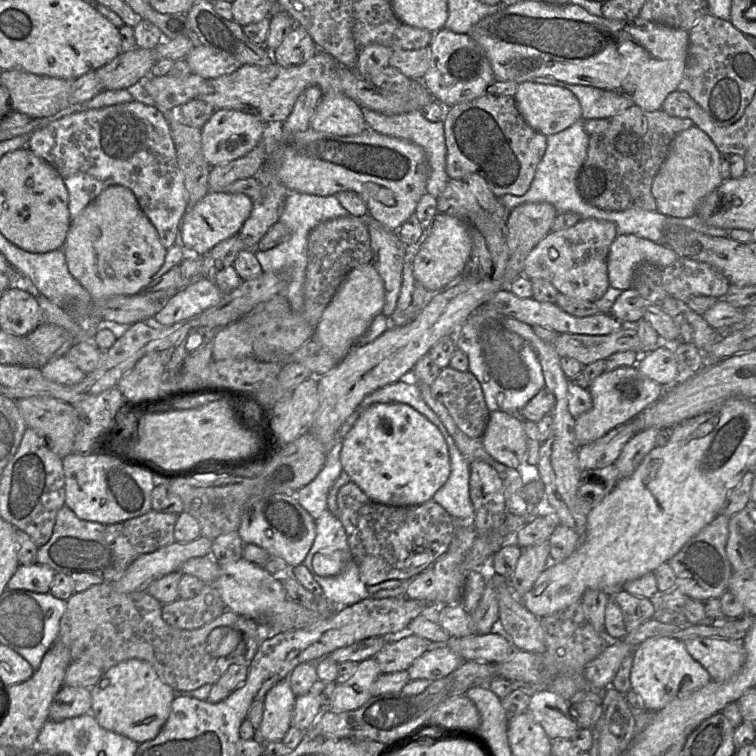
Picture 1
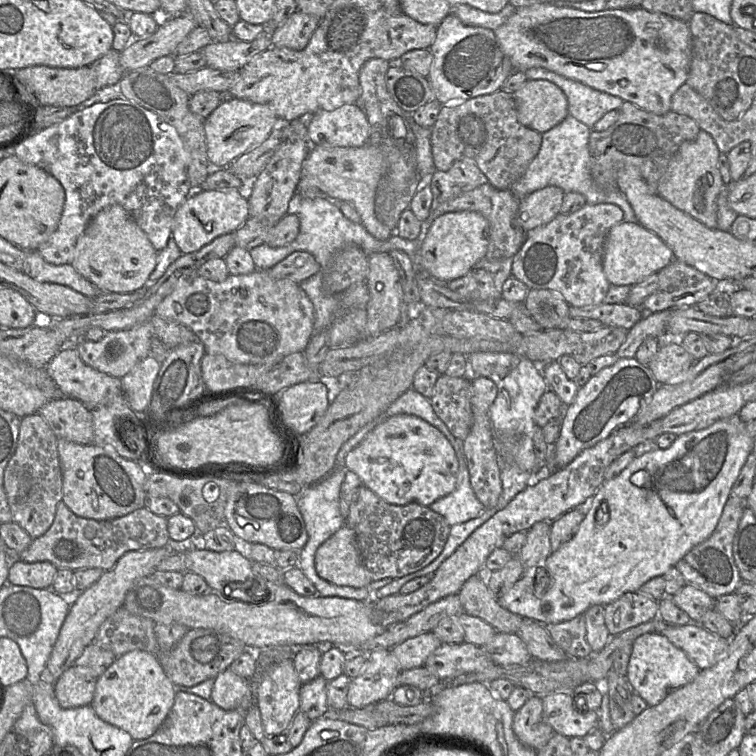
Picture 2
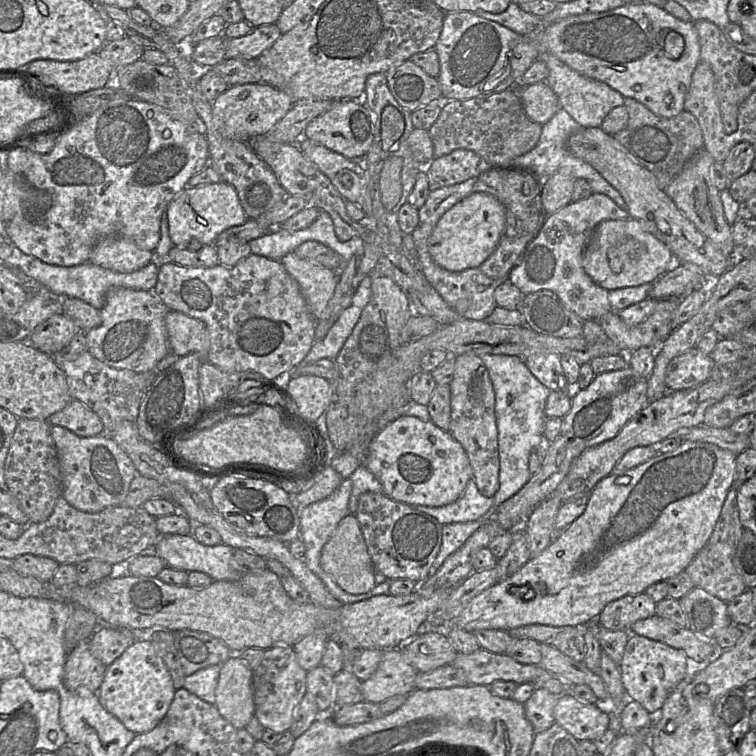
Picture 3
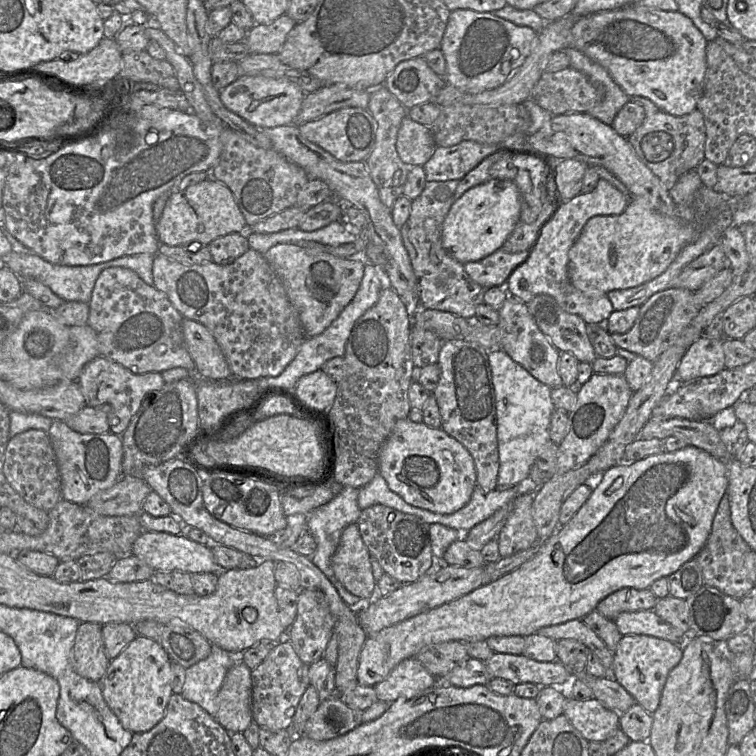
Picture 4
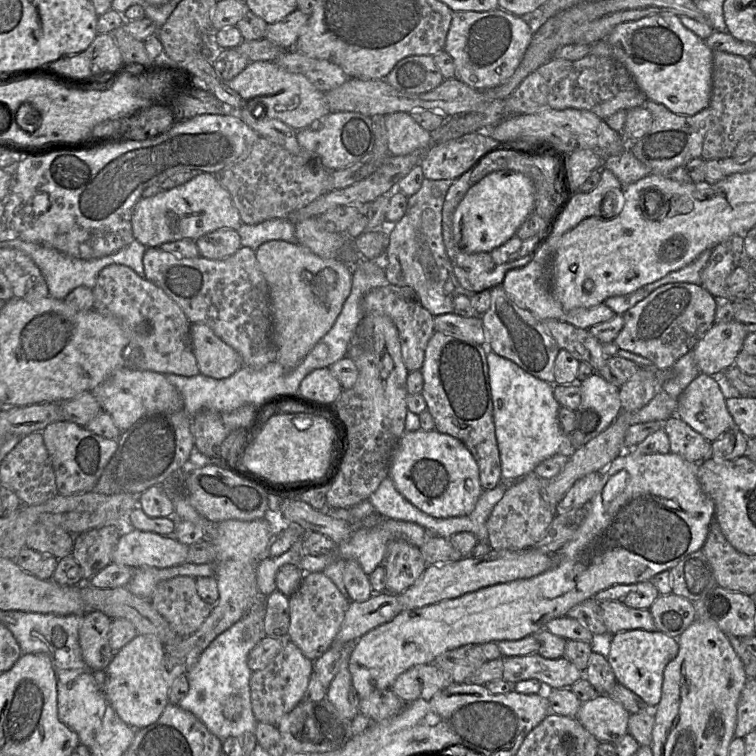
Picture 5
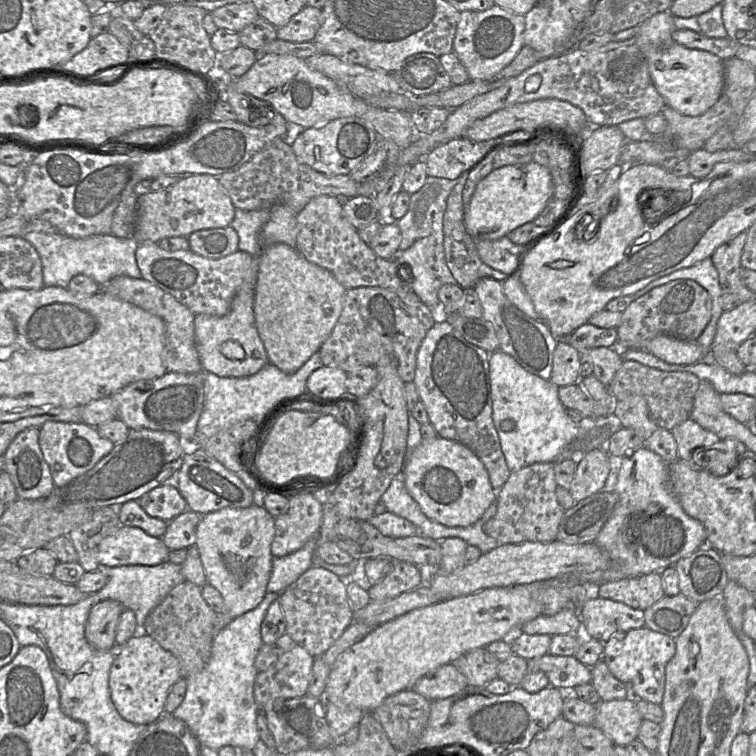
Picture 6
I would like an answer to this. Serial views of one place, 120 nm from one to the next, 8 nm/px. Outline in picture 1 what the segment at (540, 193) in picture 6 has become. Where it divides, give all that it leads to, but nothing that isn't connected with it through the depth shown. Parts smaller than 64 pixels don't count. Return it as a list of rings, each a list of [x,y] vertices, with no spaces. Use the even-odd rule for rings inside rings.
[[[437,213],[428,229],[428,237],[421,244],[413,260],[413,275],[417,283],[428,291],[439,291],[455,278],[462,277],[470,257],[472,242],[467,224],[454,216]]]

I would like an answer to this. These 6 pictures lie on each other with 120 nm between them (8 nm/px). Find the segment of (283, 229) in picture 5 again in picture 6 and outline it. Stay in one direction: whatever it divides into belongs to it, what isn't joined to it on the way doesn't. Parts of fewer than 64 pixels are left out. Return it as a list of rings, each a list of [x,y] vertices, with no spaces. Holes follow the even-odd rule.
[[[269,209],[245,211],[235,210],[234,218],[229,226],[238,234],[238,250],[259,257],[261,250],[261,230],[270,217]]]

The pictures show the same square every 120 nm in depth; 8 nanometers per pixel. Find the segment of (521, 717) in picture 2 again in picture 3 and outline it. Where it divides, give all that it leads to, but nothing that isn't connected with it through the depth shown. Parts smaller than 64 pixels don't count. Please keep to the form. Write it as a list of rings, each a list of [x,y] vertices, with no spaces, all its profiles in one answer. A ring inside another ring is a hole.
[[[537,688],[524,703],[525,715],[535,733],[543,732],[555,723],[554,706],[557,697],[545,688]]]

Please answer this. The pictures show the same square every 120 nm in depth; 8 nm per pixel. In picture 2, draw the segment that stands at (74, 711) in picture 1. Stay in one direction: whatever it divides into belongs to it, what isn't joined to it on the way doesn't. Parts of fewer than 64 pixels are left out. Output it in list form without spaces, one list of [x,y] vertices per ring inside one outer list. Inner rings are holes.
[[[72,665],[54,684],[54,692],[62,708],[91,705],[98,678],[86,668]]]

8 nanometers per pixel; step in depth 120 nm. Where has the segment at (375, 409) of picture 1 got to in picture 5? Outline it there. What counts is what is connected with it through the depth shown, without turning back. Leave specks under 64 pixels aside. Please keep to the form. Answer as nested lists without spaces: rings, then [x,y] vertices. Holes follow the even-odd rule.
[[[436,429],[405,431],[394,451],[389,477],[414,506],[436,518],[471,513],[483,492],[478,464],[459,439]]]

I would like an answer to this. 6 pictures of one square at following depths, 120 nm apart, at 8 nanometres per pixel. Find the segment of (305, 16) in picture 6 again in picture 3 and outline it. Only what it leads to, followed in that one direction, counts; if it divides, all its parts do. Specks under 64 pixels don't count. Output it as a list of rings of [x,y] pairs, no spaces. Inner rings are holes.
[[[271,23],[254,27],[245,36],[226,39],[226,59],[257,59],[281,34],[277,24]]]

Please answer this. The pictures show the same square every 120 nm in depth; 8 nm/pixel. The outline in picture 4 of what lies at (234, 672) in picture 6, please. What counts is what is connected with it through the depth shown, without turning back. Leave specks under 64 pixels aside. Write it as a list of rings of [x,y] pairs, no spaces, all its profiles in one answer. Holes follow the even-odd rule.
[[[212,645],[210,655],[186,669],[186,678],[180,693],[183,698],[198,704],[215,718],[217,696],[231,667],[242,661],[243,653],[233,653]]]

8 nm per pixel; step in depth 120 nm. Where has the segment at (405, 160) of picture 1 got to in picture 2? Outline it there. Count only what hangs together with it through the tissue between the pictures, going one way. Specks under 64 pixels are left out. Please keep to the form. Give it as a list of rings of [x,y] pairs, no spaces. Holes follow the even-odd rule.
[[[370,143],[361,147],[312,145],[303,161],[300,179],[306,179],[329,200],[352,204],[367,232],[378,240],[386,240],[392,235],[392,230],[382,224],[375,214],[376,189],[386,171],[387,160],[384,152]]]

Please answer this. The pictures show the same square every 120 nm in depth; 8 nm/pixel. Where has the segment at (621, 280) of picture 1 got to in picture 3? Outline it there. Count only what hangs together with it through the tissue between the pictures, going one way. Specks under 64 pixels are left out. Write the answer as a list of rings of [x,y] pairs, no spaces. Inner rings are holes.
[[[632,218],[604,220],[595,228],[583,253],[587,275],[608,291],[653,283],[674,263],[670,249]]]

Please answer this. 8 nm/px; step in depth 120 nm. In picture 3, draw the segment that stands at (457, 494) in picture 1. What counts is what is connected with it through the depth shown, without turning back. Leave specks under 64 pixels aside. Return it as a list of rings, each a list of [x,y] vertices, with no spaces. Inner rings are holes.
[[[471,479],[461,496],[454,502],[441,506],[430,507],[410,505],[434,517],[440,524],[465,523],[481,518],[493,506],[493,497],[483,496],[474,481]]]

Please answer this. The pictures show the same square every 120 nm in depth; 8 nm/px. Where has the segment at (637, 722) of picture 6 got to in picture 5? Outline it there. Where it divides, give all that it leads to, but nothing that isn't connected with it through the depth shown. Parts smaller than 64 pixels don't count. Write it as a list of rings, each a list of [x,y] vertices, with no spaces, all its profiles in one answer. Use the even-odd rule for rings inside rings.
[[[607,694],[583,702],[575,718],[599,742],[618,741],[628,733],[630,713]]]

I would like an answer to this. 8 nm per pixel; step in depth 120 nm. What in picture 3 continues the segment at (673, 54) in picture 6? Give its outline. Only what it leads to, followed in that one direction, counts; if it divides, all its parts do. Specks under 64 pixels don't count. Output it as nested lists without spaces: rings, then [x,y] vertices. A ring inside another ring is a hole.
[[[628,3],[606,12],[571,16],[527,36],[540,54],[552,54],[583,76],[608,84],[661,117],[674,117],[684,110],[692,75],[701,61],[694,22],[682,21],[653,4]],[[670,31],[684,38],[684,50],[677,59],[670,58],[664,50]]]

